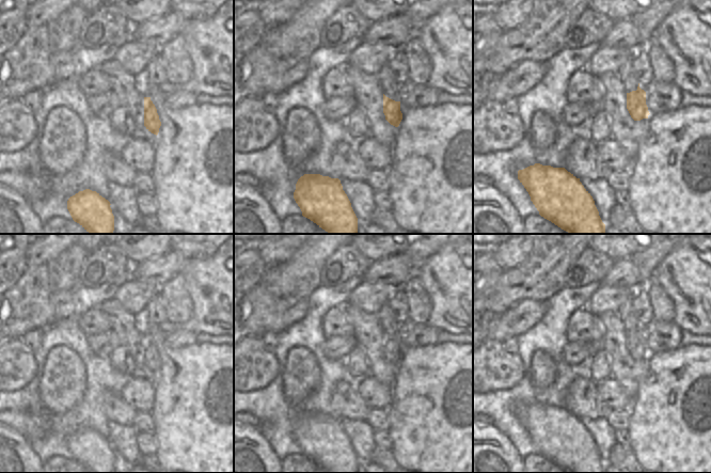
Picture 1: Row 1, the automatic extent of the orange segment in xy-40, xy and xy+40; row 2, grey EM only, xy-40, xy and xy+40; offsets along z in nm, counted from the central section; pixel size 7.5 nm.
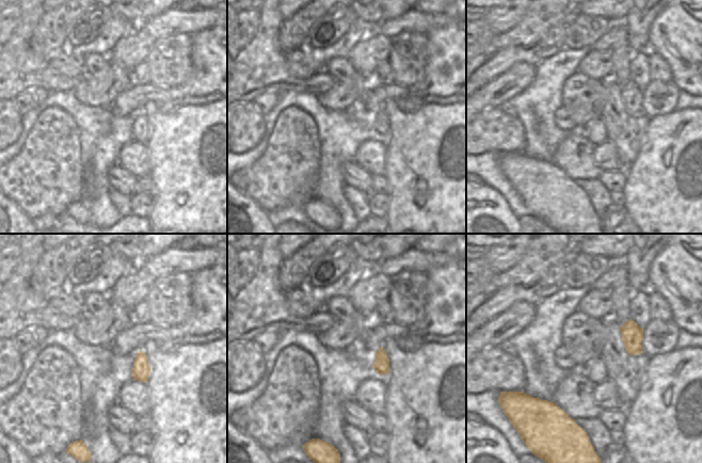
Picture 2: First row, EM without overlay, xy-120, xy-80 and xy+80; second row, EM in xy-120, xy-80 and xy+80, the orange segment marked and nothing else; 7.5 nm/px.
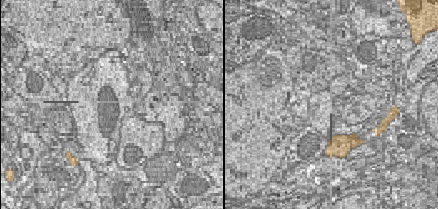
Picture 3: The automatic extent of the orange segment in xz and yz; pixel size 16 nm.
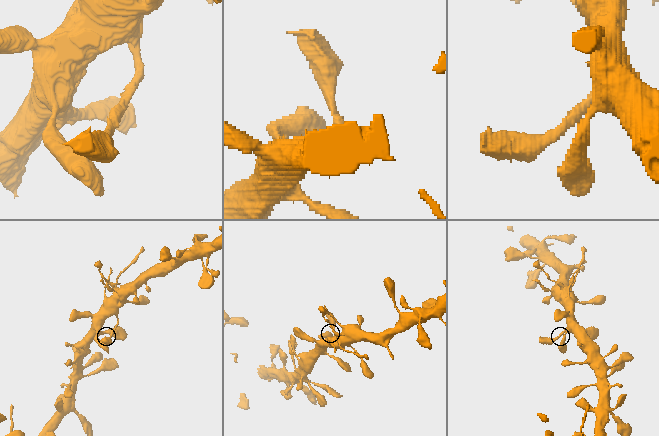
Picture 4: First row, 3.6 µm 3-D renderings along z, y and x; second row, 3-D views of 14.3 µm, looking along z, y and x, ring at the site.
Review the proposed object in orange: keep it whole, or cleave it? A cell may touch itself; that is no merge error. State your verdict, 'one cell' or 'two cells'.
one cell

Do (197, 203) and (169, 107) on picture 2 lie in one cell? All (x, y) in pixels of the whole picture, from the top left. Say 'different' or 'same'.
different

